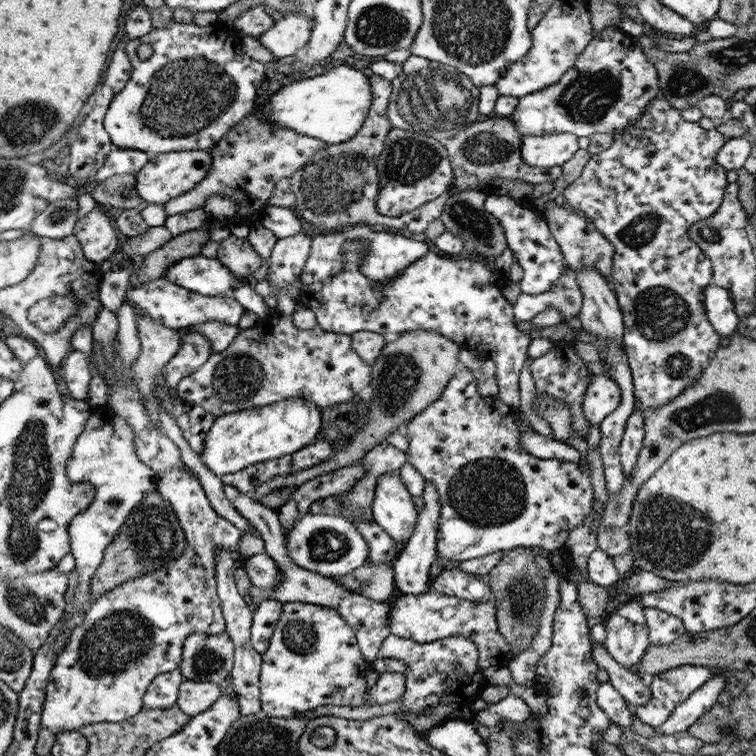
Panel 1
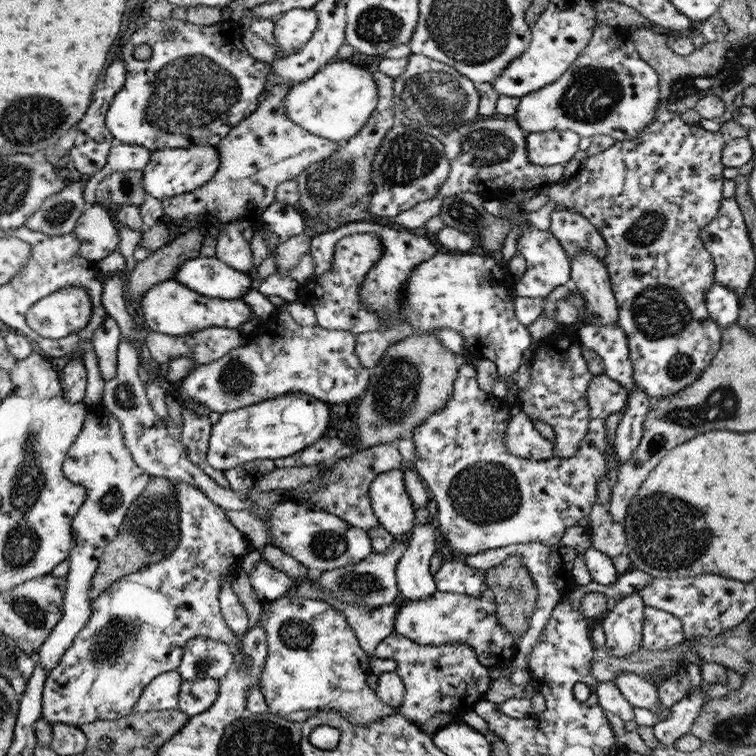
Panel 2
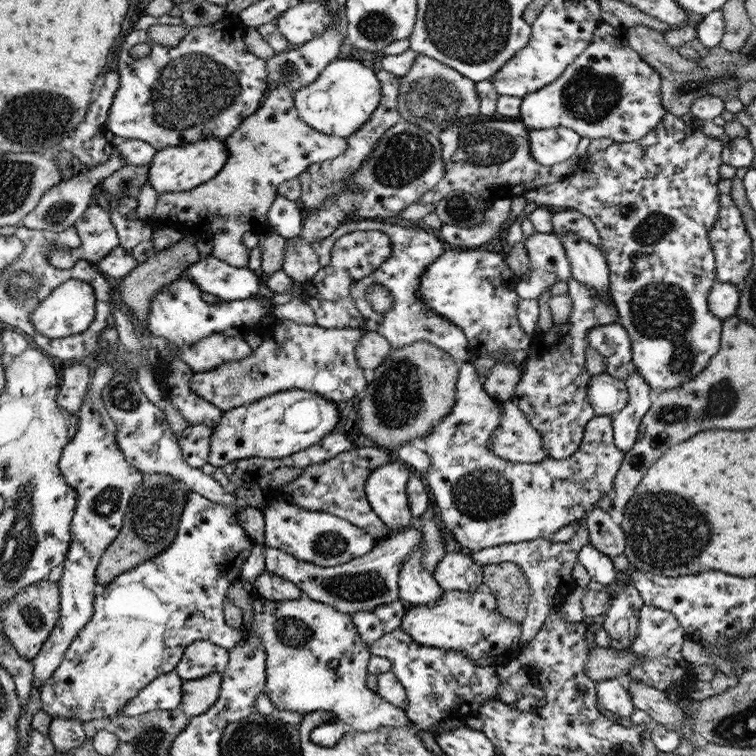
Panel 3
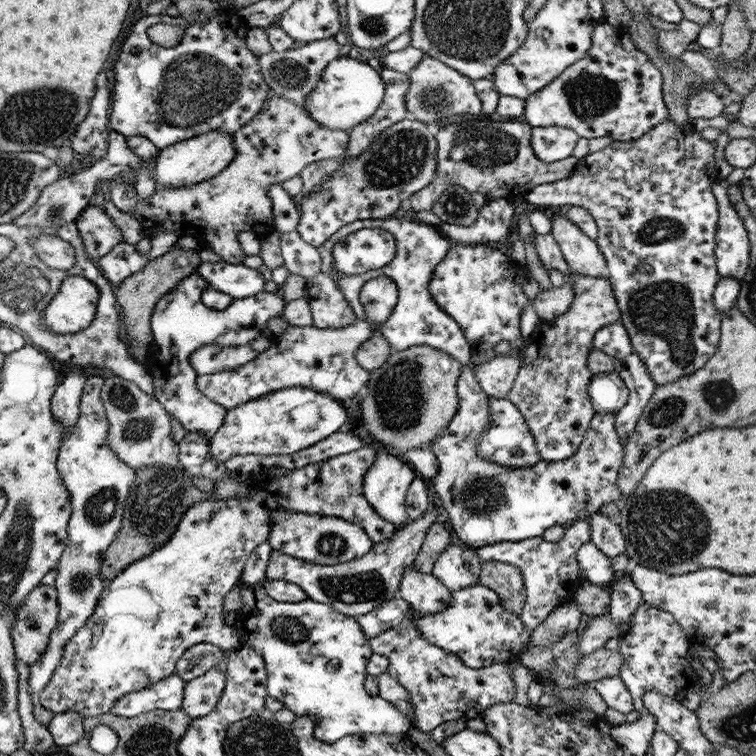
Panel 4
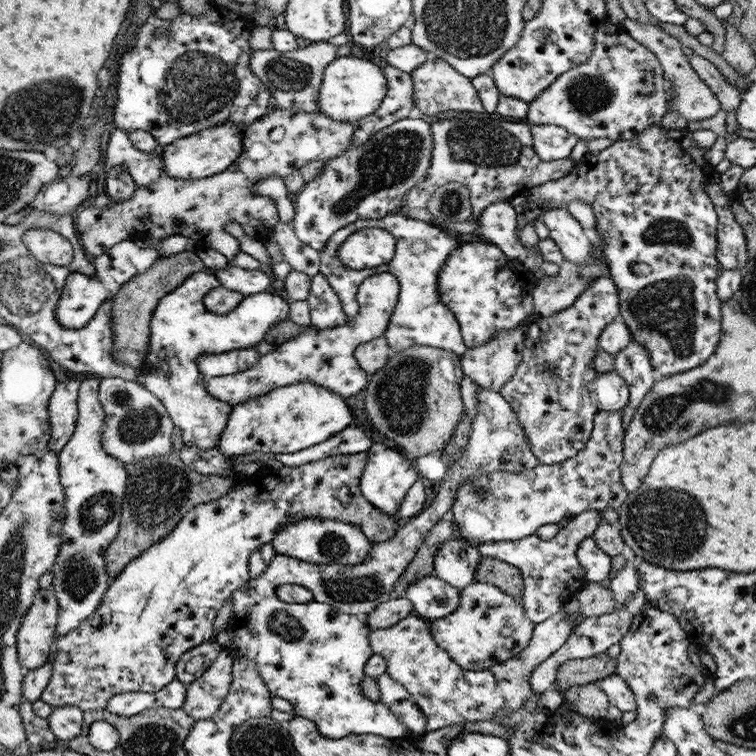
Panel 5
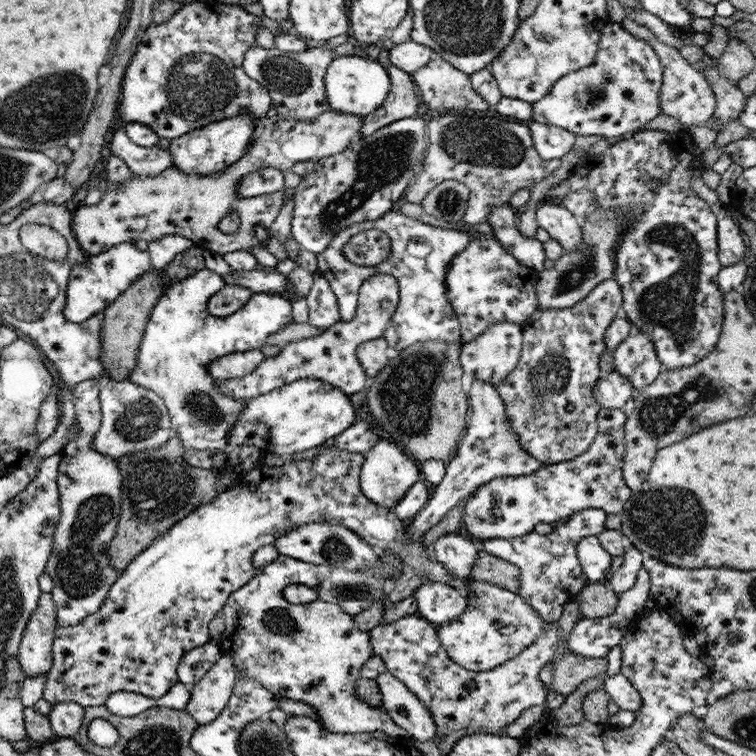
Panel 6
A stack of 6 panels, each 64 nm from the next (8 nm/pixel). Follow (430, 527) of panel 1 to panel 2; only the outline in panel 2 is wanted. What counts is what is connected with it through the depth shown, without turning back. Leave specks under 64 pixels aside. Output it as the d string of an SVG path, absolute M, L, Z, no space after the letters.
M432 520L432 525L416 524L410 532L406 550L403 550L395 568L400 600L424 600L438 591L429 569L436 551L435 528Z

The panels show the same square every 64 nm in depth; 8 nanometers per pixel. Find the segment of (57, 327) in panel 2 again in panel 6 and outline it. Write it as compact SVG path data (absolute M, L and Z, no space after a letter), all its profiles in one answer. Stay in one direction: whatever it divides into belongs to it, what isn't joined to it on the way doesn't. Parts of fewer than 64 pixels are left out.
M122 243L109 251L88 255L85 262L73 266L66 289L64 317L68 322L84 324L98 312L104 311L132 287L151 268L148 251L142 251L134 243Z

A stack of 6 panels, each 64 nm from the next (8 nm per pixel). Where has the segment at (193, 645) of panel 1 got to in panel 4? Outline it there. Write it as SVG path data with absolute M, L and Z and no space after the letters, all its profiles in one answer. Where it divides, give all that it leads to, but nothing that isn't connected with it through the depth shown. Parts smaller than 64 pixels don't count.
M200 643L190 647L177 662L175 673L189 681L205 675L225 658L226 652L218 645Z

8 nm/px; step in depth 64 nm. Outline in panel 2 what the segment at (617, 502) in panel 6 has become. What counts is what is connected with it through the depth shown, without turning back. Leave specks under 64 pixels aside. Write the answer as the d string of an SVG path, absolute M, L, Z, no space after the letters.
M461 363L451 397L439 411L425 418L410 437L417 459L409 466L419 472L432 490L433 515L438 520L436 529L456 550L450 556L465 558L493 548L527 542L541 542L549 546L559 544L566 528L587 521L591 506L596 503L596 482L607 482L610 445L604 418L591 419L588 433L574 456L536 460L506 452L504 433L508 428L510 409L511 405L504 398L495 397L480 388L474 365Z

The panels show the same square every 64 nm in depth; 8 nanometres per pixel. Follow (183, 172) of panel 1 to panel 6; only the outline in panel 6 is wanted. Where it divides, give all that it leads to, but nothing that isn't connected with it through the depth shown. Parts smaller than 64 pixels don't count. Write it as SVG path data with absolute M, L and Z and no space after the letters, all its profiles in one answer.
M247 112L219 120L217 123L208 124L172 139L167 148L172 157L171 166L181 169L182 172L200 176L212 175L214 172L224 170L246 154L251 143L250 138L256 132L258 119Z

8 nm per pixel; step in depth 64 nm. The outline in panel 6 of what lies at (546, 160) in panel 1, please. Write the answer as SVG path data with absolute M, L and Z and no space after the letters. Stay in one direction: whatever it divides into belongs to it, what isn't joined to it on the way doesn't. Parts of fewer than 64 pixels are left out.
M534 122L528 123L536 152L544 160L560 159L566 156L572 146L576 135L568 130L550 125Z

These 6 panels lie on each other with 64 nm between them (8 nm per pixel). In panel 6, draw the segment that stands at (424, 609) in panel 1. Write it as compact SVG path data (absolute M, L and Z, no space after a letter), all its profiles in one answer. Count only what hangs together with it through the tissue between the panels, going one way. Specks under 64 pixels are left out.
M474 581L474 584L470 584L466 597L468 602L464 612L457 619L436 627L440 644L447 650L448 656L456 664L462 665L462 668L474 672L489 671L518 656L530 644L537 641L537 638L543 633L543 628L549 623L542 620L539 614L529 604L526 604L526 600L519 593L510 592L491 583Z

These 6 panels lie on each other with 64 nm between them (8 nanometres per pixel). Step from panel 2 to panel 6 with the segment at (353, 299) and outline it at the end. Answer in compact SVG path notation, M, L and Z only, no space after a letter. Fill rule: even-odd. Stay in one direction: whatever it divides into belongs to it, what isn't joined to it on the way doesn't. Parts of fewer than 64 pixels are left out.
M367 230L352 236L343 248L346 260L360 266L375 266L389 258L390 237L378 230ZM320 273L313 274L313 285L305 300L309 309L308 323L310 325L326 330L341 322L334 291Z

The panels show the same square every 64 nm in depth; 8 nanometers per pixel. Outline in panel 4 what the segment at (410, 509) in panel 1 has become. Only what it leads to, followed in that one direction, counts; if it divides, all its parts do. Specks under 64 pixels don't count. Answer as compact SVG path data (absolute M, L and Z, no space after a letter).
M376 447L377 456L374 464L371 464L369 471L364 475L363 495L370 503L370 506L388 522L398 526L405 522L409 516L406 514L406 493L410 483L419 474L395 452L389 453L386 450Z

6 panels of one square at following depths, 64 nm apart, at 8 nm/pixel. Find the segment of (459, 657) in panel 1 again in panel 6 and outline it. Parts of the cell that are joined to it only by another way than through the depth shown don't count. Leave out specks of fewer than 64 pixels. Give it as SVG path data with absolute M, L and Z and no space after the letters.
M418 615L402 617L390 624L380 624L369 630L374 654L380 656L387 671L406 685L432 715L439 735L447 736L466 728L468 735L476 733L502 735L500 729L514 722L523 710L543 704L548 686L539 679L540 669L554 656L560 644L558 621L550 621L543 633L518 656L489 671L474 672L456 664L440 644L437 627Z

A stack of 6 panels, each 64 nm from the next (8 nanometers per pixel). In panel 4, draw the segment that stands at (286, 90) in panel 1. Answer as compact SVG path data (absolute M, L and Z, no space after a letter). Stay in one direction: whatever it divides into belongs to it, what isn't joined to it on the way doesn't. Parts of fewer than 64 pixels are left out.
M353 53L350 56L338 57L327 64L313 92L307 95L305 111L308 116L326 128L349 132L357 124L368 120L380 107L385 96L385 84L378 69L373 66L373 62L366 61L361 57L358 59Z

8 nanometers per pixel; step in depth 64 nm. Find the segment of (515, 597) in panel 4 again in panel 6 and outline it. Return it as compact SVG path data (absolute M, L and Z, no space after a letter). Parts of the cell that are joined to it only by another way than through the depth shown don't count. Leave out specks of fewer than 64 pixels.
M483 550L478 553L471 568L471 576L474 581L491 583L510 592L519 593L520 590L520 569L515 564Z

